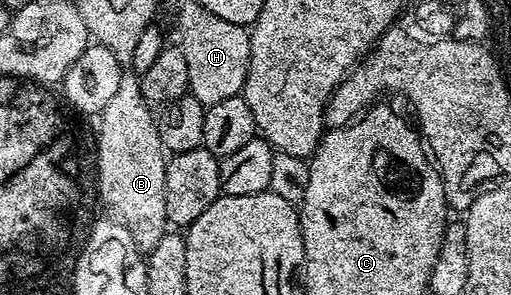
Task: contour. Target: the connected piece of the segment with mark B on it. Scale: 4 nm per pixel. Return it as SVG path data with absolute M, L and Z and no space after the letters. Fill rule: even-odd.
M122 76L120 87L116 87L108 107L101 111L96 144L96 166L102 170L105 200L122 212L125 229L143 251L156 247L168 231L164 211L164 171L168 157L160 143L155 114L150 109L142 97L139 78ZM118 157L126 157L126 161L118 161Z

